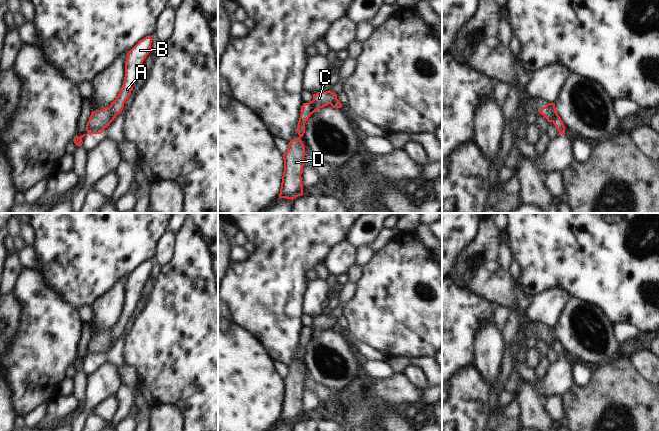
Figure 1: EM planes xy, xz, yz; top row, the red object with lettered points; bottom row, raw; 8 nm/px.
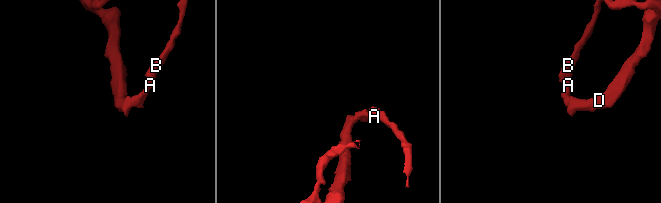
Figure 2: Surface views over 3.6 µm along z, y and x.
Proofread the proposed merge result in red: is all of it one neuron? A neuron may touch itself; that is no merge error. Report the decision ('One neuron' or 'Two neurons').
Two neurons

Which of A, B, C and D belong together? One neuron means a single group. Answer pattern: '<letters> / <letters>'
A B / C D

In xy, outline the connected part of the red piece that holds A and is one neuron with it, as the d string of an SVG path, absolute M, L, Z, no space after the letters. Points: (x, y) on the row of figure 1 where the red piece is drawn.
M146 36L130 51L128 51L125 62L125 77L123 85L118 96L110 105L111 121L113 121L114 118L123 110L124 103L130 96L133 86L137 80L141 65L146 56L150 53L151 43L151 36Z

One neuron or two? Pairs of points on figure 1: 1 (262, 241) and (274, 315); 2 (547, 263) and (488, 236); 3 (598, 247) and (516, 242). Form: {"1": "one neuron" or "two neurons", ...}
{"1": "one neuron", "2": "two neurons", "3": "one neuron"}

